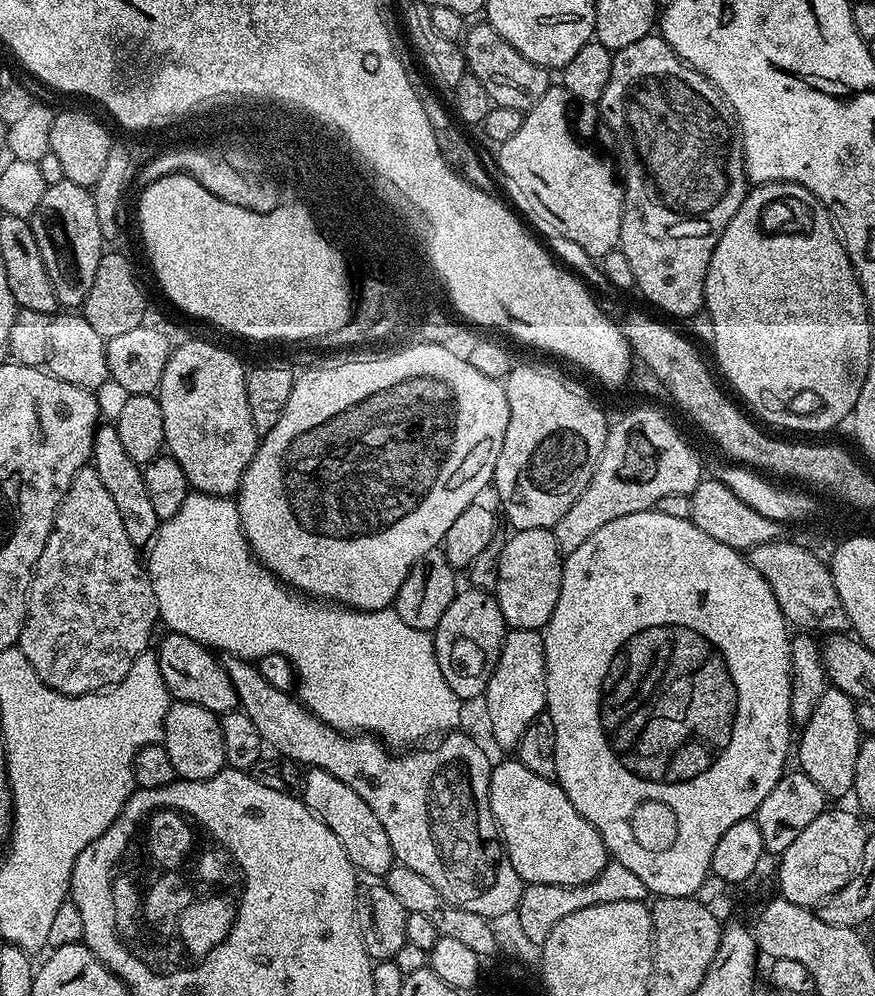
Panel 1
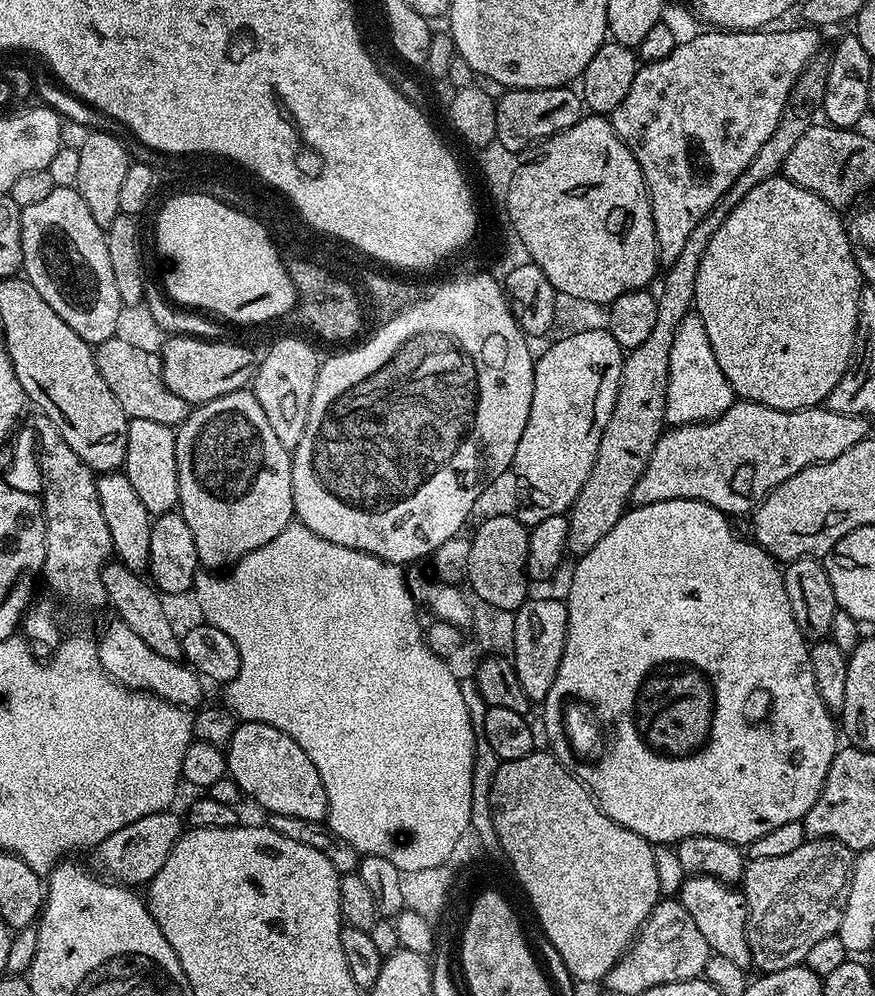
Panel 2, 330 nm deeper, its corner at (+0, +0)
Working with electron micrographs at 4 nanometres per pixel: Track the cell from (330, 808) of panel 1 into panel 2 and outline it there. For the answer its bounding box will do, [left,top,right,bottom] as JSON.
[226,720,328,821]

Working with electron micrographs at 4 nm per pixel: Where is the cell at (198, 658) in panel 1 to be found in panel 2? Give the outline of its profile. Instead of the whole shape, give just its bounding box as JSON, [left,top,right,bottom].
[102,562,183,660]

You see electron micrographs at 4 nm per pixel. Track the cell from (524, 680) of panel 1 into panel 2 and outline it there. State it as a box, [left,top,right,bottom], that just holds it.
[510,598,568,702]

